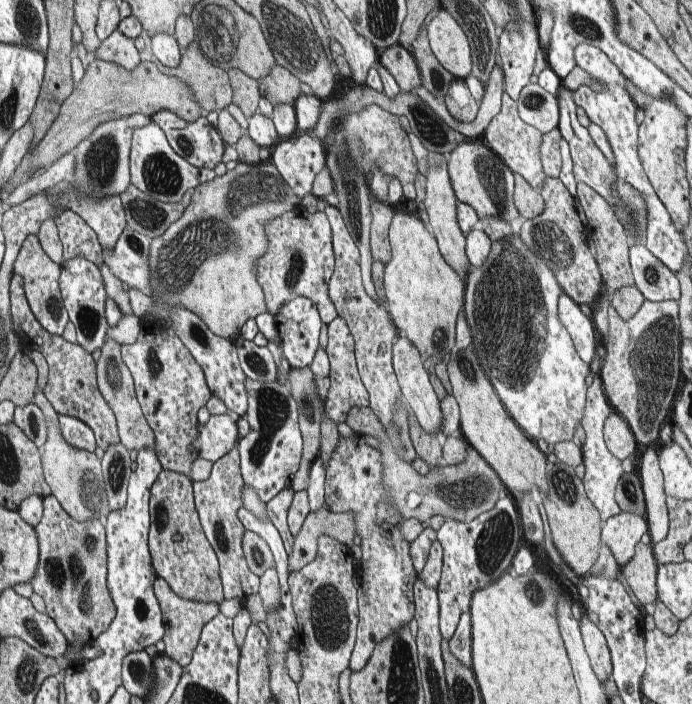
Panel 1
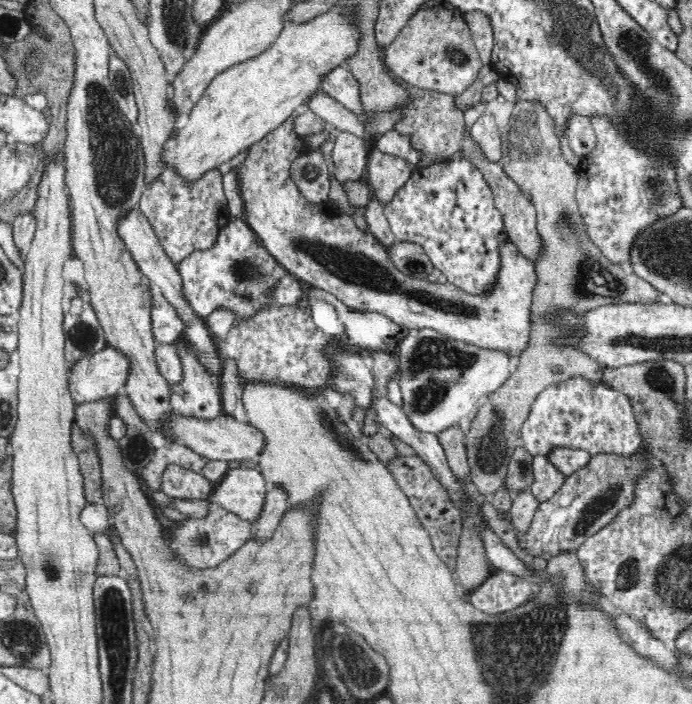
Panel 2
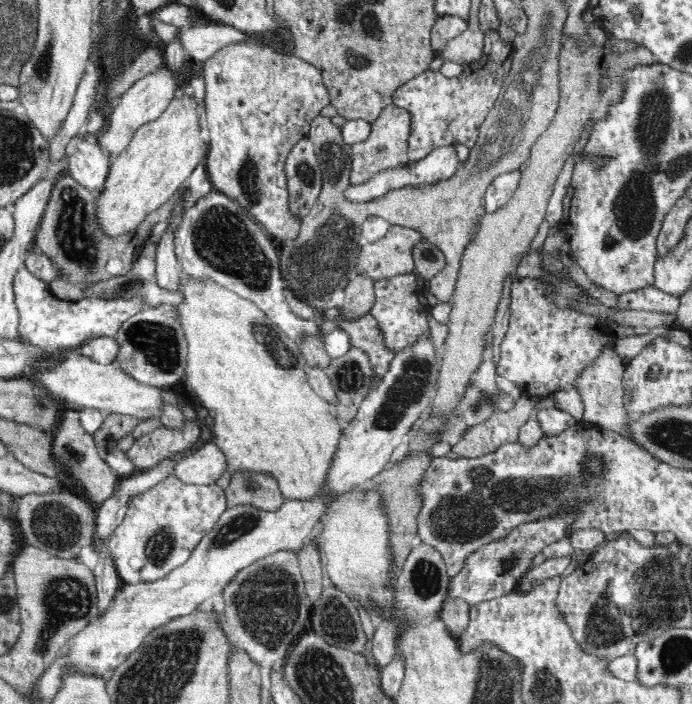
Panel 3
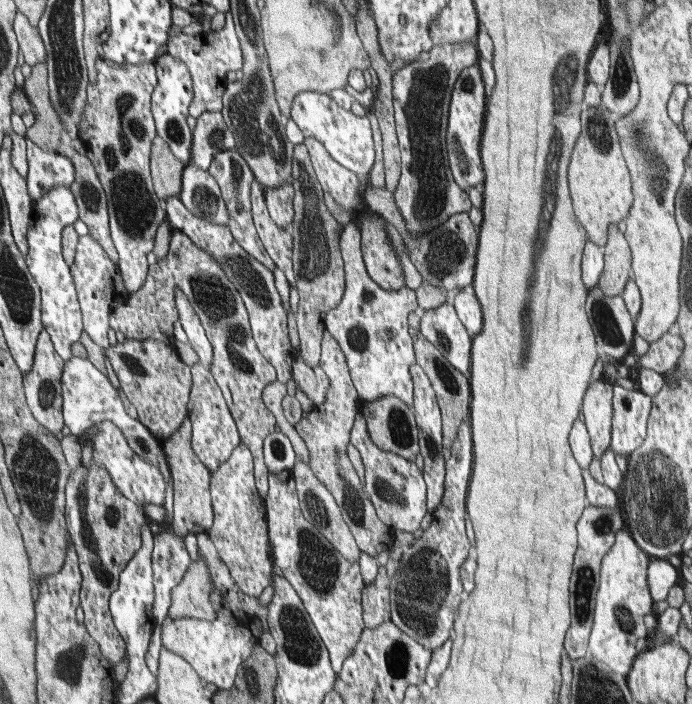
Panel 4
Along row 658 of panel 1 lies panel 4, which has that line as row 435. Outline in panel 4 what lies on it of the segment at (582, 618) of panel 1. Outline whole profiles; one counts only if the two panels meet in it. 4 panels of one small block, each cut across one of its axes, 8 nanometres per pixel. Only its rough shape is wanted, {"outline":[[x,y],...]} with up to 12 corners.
{"outline":[[612,383],[590,384],[583,409],[592,454],[612,442]]}

